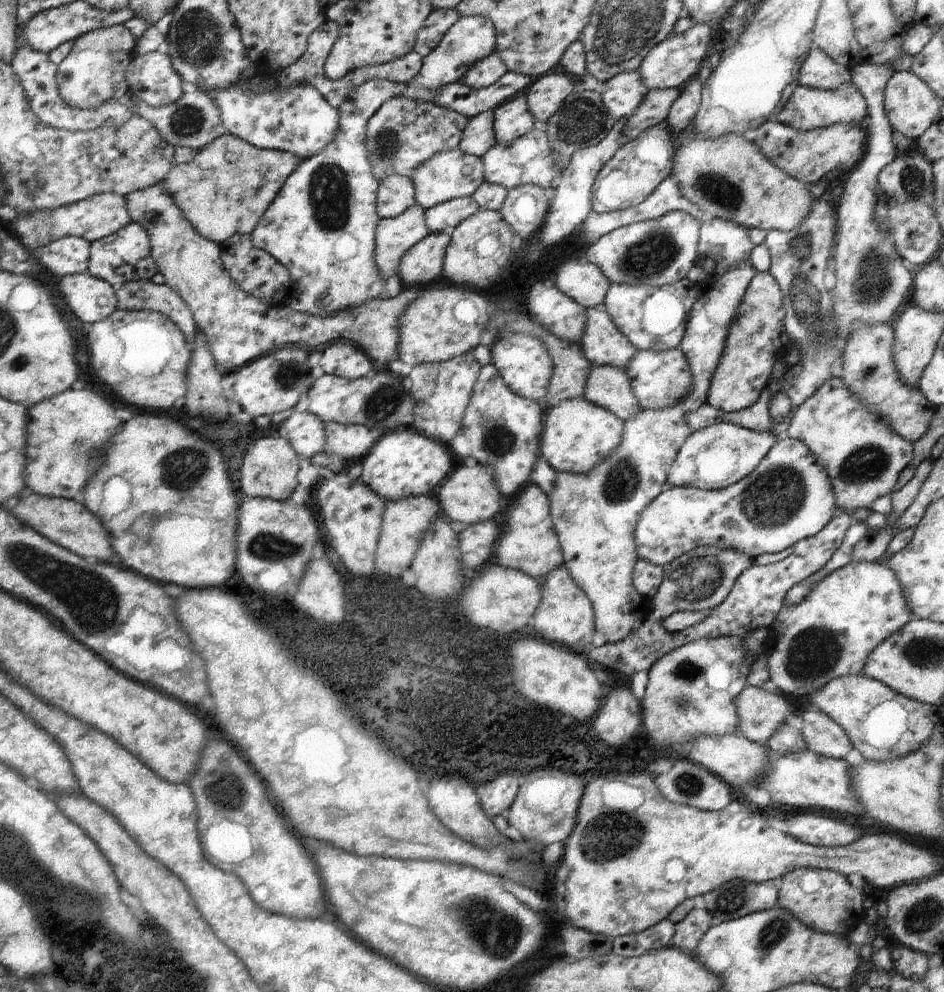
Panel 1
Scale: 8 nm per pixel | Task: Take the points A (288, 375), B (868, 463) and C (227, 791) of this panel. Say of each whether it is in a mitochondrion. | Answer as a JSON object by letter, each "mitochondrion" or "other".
{"A":"mitochondrion","B":"mitochondrion","C":"mitochondrion"}

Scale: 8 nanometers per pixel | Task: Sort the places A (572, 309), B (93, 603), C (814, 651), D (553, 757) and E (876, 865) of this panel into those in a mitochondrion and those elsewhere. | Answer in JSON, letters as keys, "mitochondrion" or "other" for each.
{"A":"other","B":"mitochondrion","C":"mitochondrion","D":"other","E":"other"}

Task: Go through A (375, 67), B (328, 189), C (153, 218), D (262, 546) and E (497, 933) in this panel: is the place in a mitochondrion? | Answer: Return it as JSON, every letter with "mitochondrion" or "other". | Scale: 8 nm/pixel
{"A":"other","B":"mitochondrion","C":"other","D":"mitochondrion","E":"mitochondrion"}

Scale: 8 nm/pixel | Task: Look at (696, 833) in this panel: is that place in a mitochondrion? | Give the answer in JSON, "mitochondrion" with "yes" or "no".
{"mitochondrion":"no"}

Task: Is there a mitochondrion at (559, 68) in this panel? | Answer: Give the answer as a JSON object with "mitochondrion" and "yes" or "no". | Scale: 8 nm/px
{"mitochondrion":"no"}

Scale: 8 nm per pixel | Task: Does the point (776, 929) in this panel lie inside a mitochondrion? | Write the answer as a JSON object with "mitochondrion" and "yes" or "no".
{"mitochondrion":"yes"}

